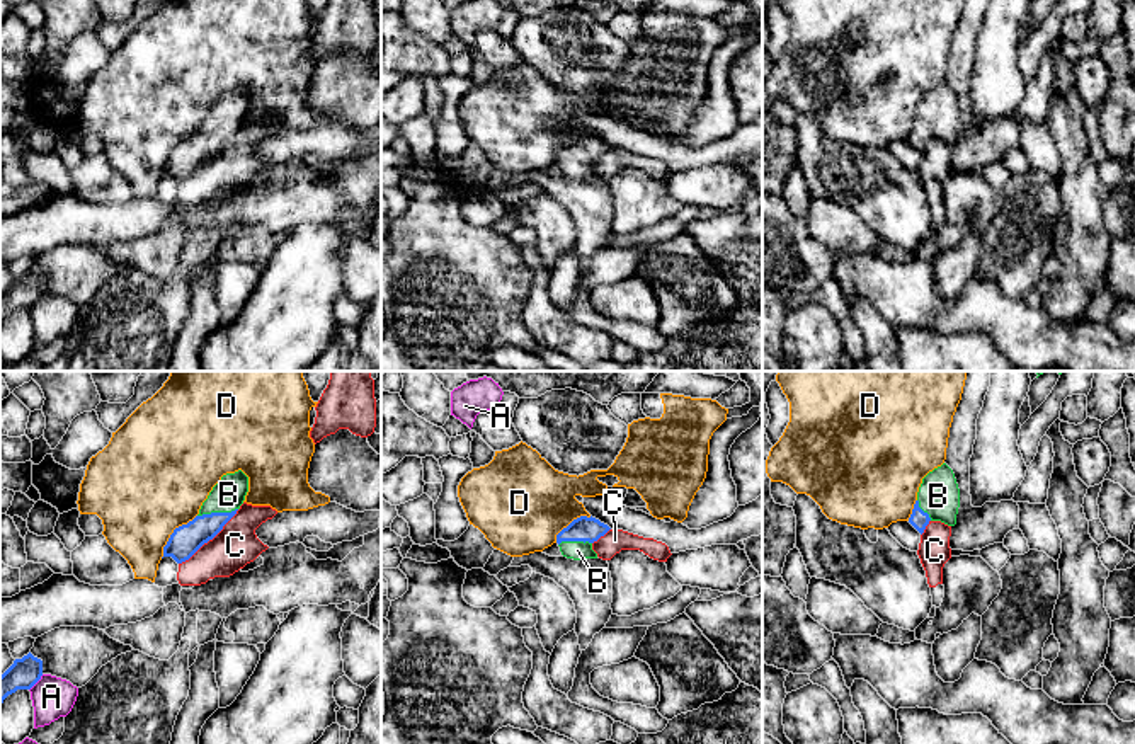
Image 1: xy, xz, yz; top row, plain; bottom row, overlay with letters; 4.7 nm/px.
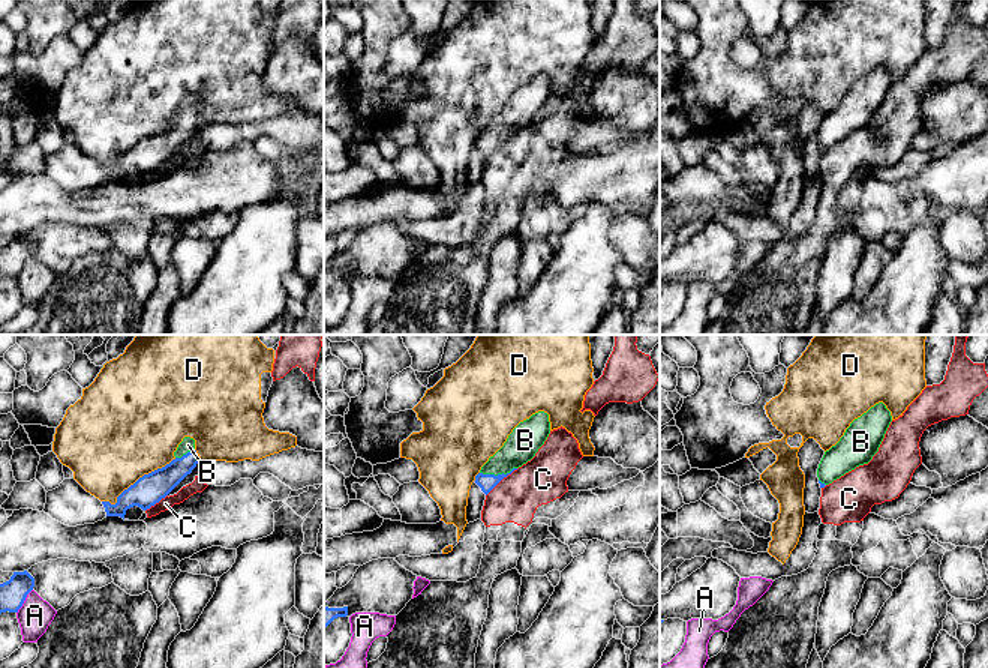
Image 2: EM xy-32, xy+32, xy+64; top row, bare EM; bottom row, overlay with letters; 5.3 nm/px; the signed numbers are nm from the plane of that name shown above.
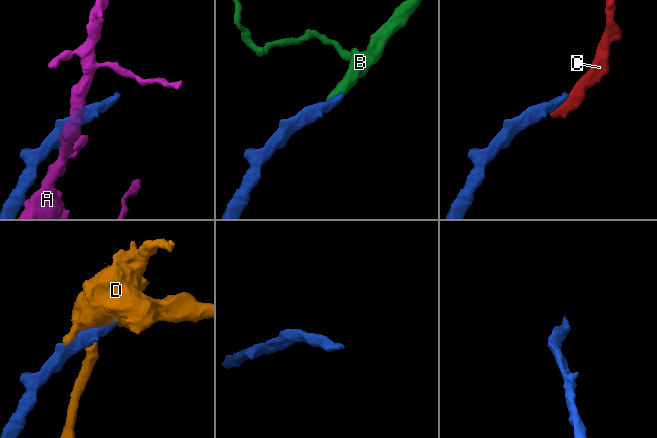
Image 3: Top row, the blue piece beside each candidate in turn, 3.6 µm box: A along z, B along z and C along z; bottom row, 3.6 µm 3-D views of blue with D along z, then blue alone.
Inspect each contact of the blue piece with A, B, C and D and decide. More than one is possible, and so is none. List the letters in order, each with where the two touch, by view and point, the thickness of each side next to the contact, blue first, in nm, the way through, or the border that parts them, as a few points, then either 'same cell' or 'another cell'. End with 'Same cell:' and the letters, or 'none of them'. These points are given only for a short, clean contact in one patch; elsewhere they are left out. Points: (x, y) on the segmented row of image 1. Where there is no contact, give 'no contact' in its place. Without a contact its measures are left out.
A: meets blue in xy at (36, 681); 150 nm thick on the blue side, 190 nm on the other; another cell
B: meets blue in xy at (216, 513); 150 nm thick on the blue side, 160 nm on the other; runs through xy (186, 540), (216, 513), (228, 494); same cell
C: meets blue in xy at (210, 538); 150 nm thick on the blue side, 200 nm on the other; border along xy (239, 509), (211, 538), (179, 564); another cell
D: meets blue in xy at (172, 533); 150 nm thick on the blue side, 480 nm on the other; another cell
Same cell: B

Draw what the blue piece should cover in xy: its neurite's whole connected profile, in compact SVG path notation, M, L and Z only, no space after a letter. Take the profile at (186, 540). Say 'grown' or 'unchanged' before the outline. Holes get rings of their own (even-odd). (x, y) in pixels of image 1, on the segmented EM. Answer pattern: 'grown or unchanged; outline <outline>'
grown; outline M242 470L223 475L202 502L199 514L174 529L163 547L163 557L172 557L177 564L189 560L237 514L247 492L248 477Z

